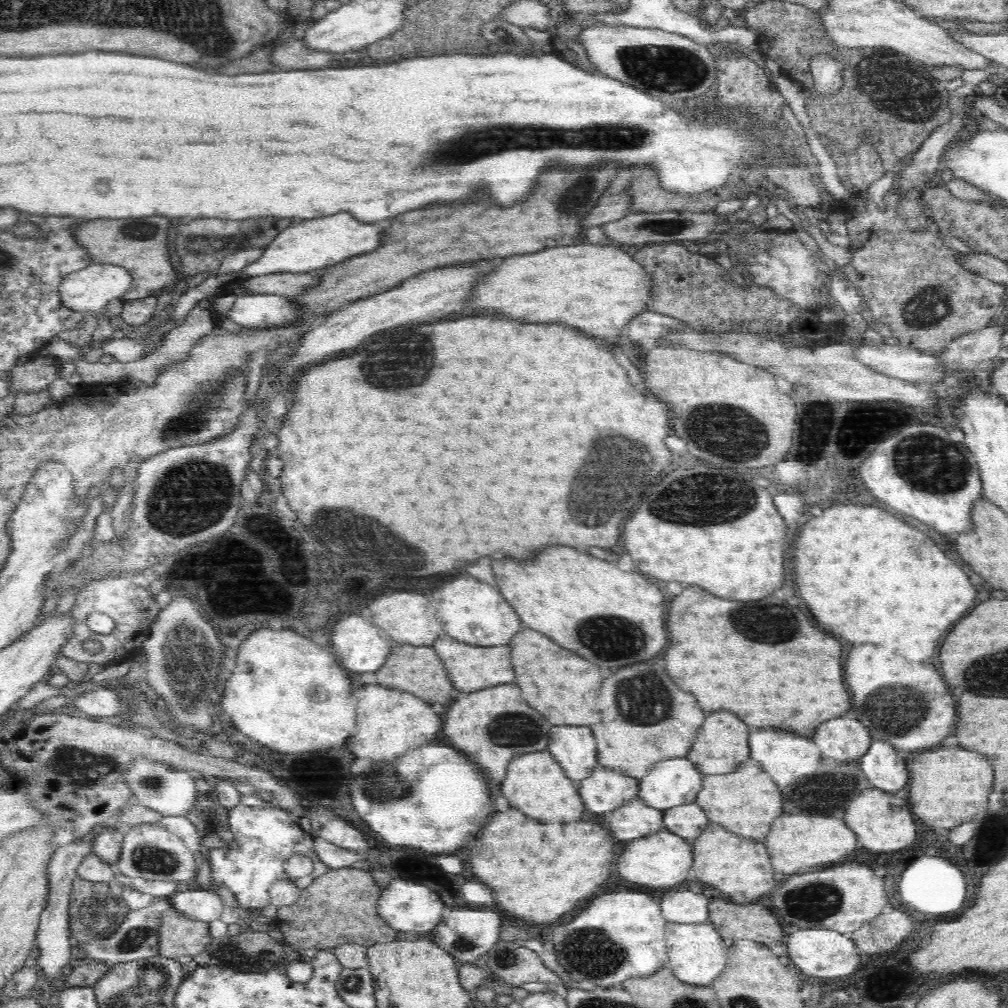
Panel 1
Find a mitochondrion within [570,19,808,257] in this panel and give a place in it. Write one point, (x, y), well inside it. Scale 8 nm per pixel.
(663, 69)

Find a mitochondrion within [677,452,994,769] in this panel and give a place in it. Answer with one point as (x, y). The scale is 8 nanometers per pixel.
(898, 709)

